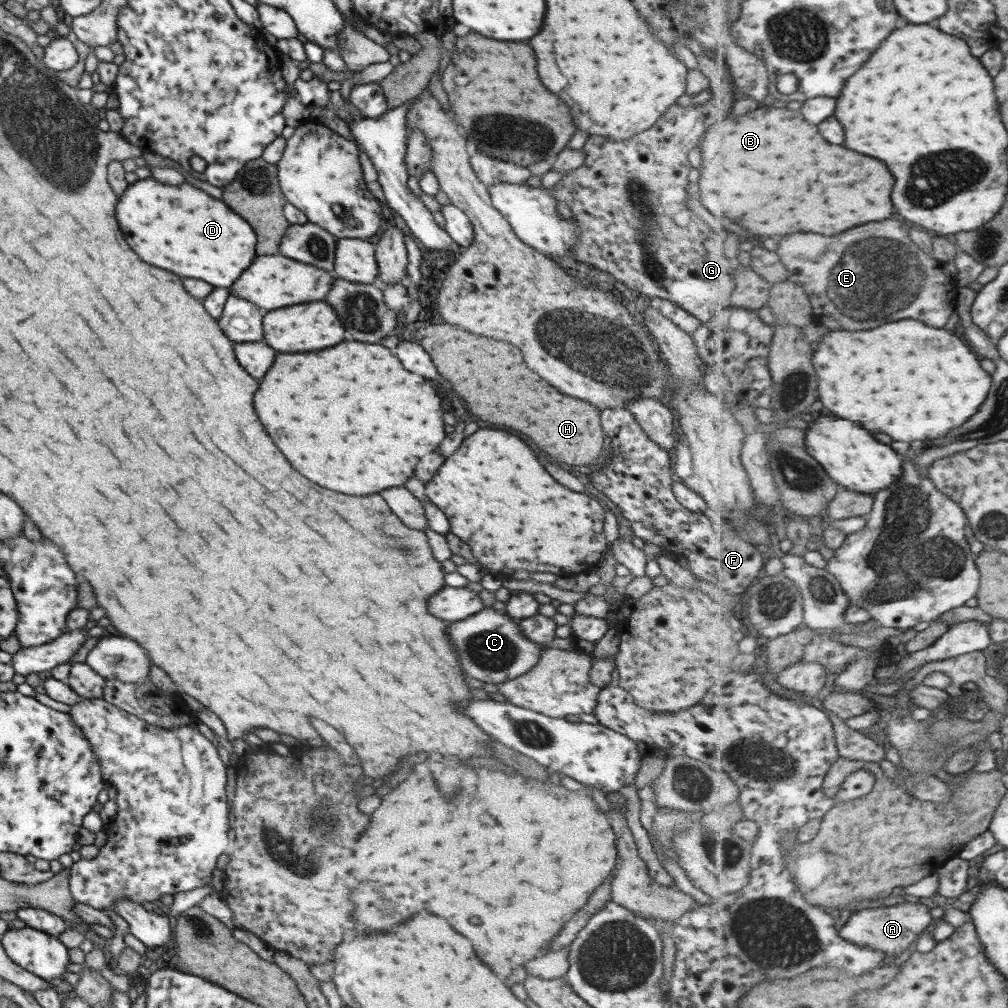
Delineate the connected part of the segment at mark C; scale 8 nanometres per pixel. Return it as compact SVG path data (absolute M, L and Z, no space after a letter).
M486 607L471 617L456 622L448 622L448 637L456 647L462 671L484 683L502 684L512 678L518 678L540 661L547 645L530 641L520 629L520 620L508 613Z

